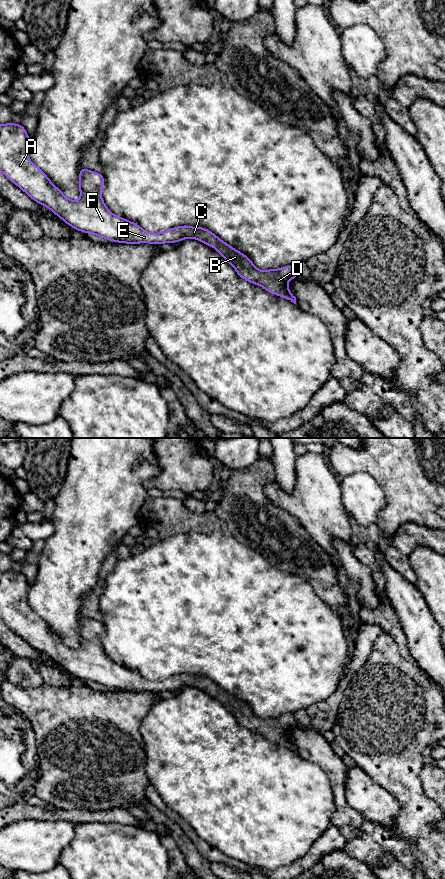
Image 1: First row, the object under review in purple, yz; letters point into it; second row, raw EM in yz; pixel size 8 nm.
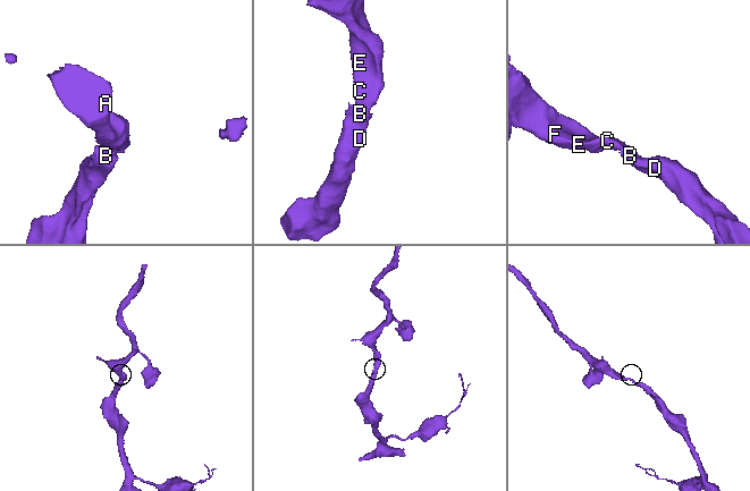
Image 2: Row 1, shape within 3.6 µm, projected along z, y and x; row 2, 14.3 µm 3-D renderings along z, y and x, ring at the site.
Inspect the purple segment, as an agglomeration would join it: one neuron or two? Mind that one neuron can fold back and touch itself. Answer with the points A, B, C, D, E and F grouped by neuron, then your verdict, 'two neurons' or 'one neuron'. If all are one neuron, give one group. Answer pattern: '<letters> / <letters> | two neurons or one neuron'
A B C D E F | one neuron

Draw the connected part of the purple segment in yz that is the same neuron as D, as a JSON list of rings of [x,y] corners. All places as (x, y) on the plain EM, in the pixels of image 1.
[[[10,570],[0,573],[0,619],[31,647],[47,655],[70,675],[83,681],[94,682],[113,690],[126,692],[150,691],[152,693],[161,693],[164,691],[177,691],[186,686],[196,687],[212,696],[215,696],[217,700],[236,718],[240,726],[245,727],[252,732],[261,734],[264,738],[296,752],[296,745],[288,737],[288,730],[299,725],[293,713],[284,714],[278,717],[268,717],[265,719],[260,718],[254,714],[249,705],[222,689],[213,680],[203,675],[182,673],[159,681],[147,680],[137,671],[117,664],[107,656],[101,643],[101,637],[105,633],[104,624],[83,615],[80,615],[79,621],[80,647],[78,649],[73,649],[67,646],[63,640],[50,629],[48,624],[30,608],[28,604],[29,589],[30,584],[26,581],[22,572],[14,572]]]

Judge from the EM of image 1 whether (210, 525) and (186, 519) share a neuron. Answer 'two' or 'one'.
one

